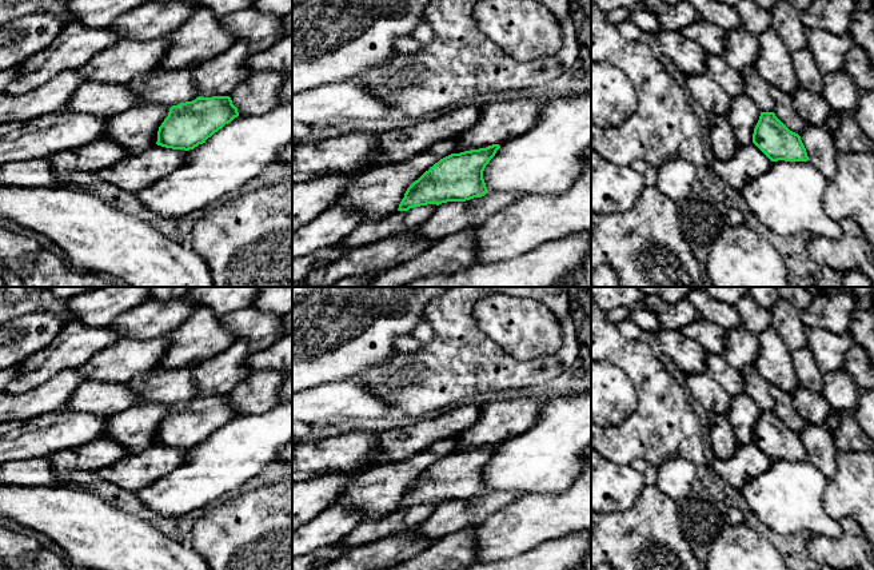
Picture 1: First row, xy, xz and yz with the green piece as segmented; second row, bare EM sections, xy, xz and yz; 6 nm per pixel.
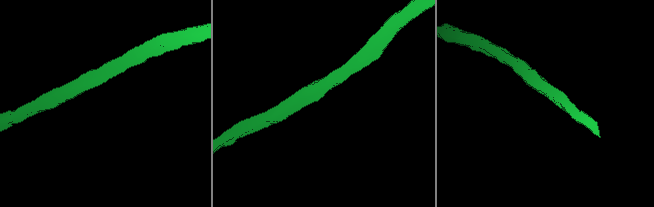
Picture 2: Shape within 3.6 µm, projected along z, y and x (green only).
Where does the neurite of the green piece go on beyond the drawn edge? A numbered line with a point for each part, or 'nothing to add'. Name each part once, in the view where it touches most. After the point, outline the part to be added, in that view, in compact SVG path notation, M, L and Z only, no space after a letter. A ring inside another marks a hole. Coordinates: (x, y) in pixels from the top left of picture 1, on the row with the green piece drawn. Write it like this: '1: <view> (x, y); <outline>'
nothing to add

